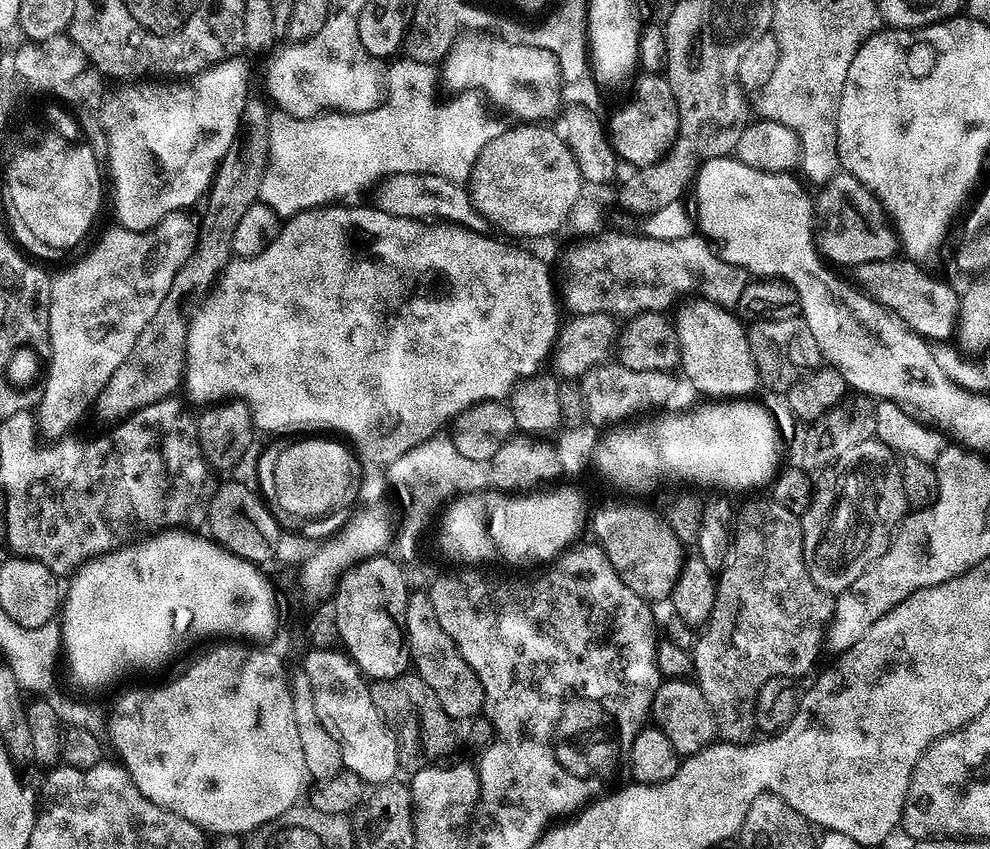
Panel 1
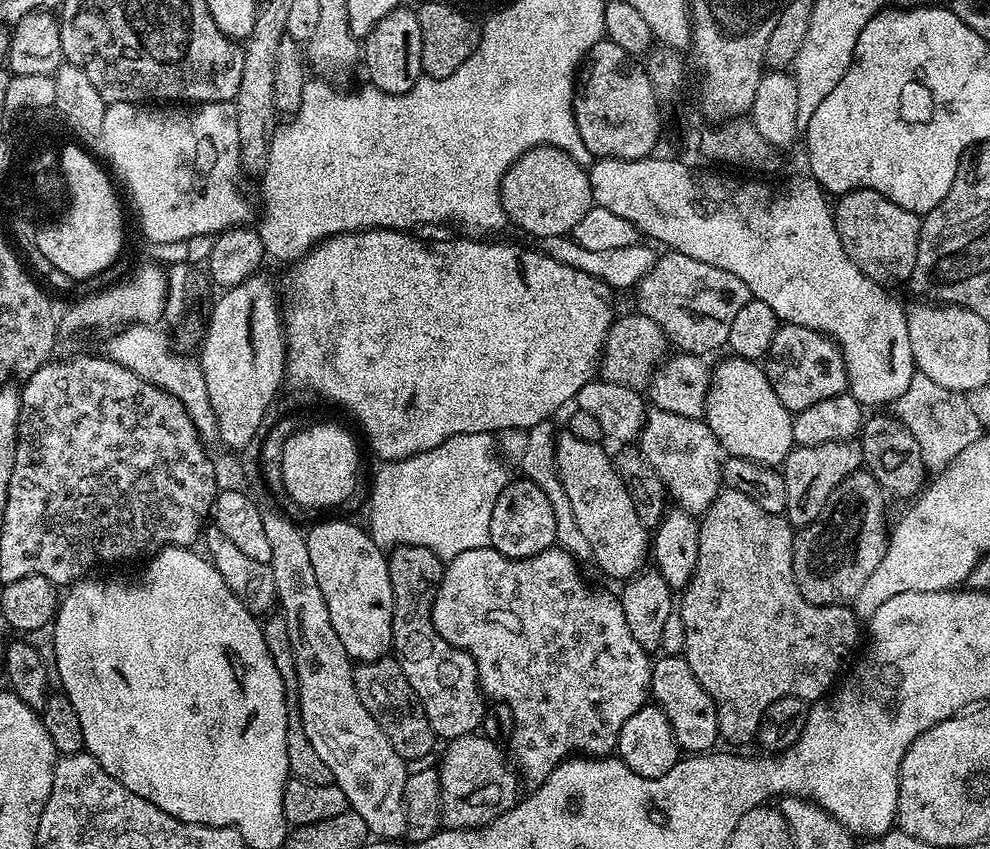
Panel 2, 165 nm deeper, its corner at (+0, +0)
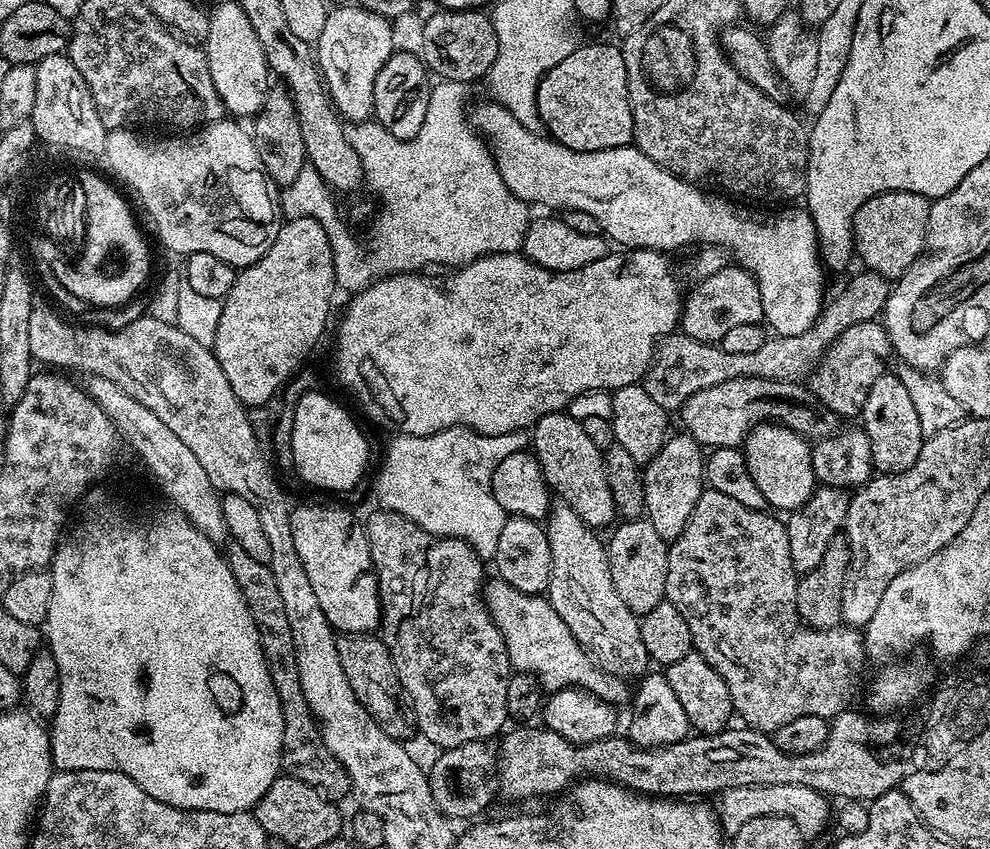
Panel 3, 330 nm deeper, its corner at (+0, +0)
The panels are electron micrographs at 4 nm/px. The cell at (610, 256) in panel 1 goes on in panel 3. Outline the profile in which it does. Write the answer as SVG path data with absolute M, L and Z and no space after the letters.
M729 266L710 274L710 278L699 281L692 293L685 295L680 310L679 327L683 335L703 340L718 342L734 326L760 324L764 318L762 294L758 290L756 277L751 276L745 268Z

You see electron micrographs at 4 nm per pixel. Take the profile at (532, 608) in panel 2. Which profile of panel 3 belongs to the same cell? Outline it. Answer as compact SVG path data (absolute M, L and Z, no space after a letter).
M489 579L482 593L488 613L494 618L502 638L506 642L508 657L516 672L529 672L540 682L545 693L561 692L563 688L582 688L613 706L627 701L630 688L618 676L601 669L588 655L588 651L570 634L570 626L558 618L558 610L543 595L531 596L516 590L504 580Z

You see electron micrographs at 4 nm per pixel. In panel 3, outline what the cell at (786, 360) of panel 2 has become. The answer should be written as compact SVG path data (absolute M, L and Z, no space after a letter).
M879 319L858 322L844 331L820 357L810 372L810 391L833 417L859 417L866 406L866 394L870 394L870 386L874 386L874 382L885 375L888 355L891 357L893 352L893 337Z

